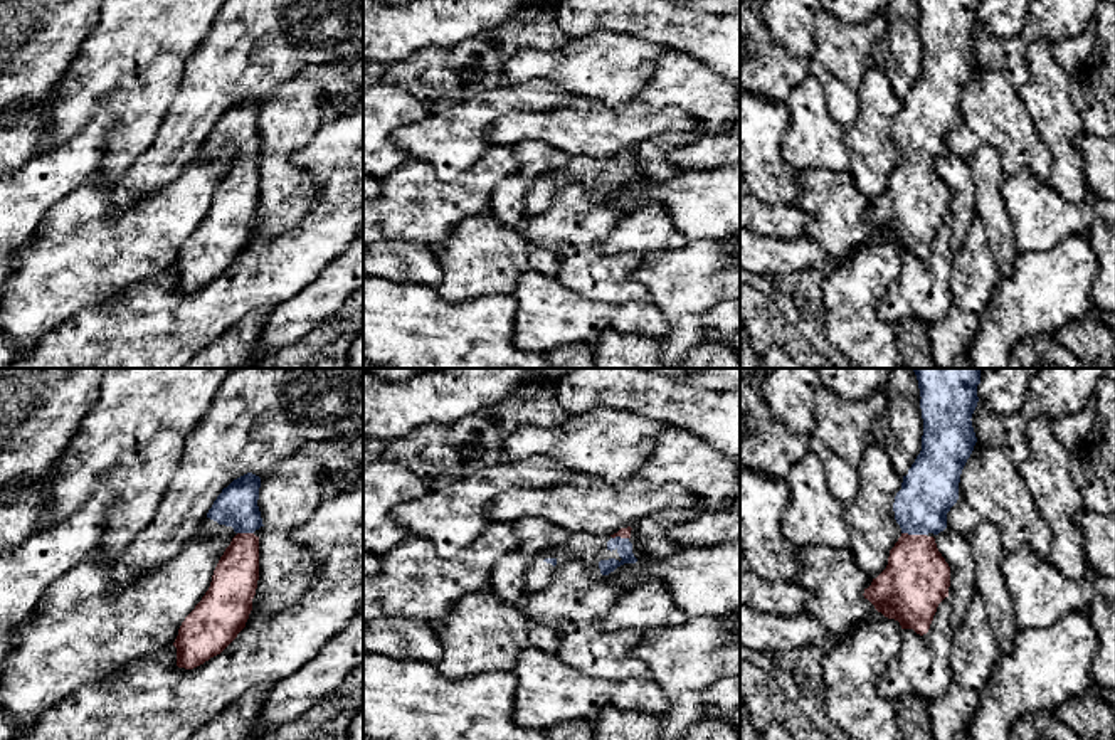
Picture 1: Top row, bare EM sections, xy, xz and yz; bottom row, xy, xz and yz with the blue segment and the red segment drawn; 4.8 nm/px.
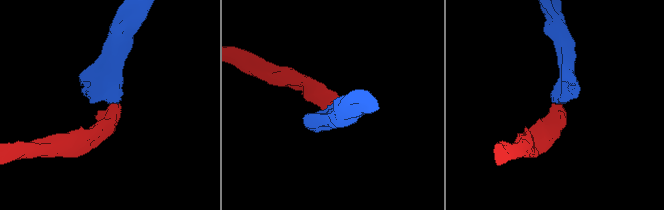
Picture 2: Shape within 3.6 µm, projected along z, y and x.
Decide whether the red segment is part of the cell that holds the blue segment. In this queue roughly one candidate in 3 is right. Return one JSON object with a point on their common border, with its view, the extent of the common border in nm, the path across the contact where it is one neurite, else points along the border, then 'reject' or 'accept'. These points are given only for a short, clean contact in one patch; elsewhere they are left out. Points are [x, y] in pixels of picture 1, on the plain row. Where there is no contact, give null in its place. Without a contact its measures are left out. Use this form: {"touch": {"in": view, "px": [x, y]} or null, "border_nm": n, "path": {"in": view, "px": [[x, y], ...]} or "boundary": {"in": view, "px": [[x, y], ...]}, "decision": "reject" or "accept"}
{"touch": {"in": "yz", "px": [914, 157]}, "border_nm": 120, "path": {"in": "yz", "px": [[930, 111], [919, 133], [914, 157], [917, 200]]}, "decision": "accept"}

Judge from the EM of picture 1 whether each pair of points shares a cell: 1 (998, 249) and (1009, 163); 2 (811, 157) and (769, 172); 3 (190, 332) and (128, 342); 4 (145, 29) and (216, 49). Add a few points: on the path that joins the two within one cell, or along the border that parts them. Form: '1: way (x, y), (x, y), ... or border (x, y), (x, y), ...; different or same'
1: border (966, 160), (991, 147), (1003, 175); different
2: border (789, 125), (782, 138), (781, 157), (797, 172); different
3: way (175, 332), (152, 332), (143, 340); same
4: border (217, 17), (202, 44), (190, 56), (180, 78); different

